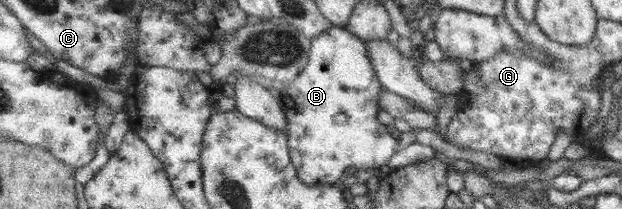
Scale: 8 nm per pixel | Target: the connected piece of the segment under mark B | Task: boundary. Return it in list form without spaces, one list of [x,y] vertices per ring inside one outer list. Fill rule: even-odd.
[[[334,26],[319,37],[313,38],[310,58],[305,69],[297,79],[278,87],[289,123],[287,131],[292,162],[297,168],[298,177],[309,186],[338,184],[346,177],[347,169],[351,167],[365,173],[374,167],[389,166],[391,158],[403,149],[399,145],[399,139],[395,139],[379,121],[383,85],[373,67],[372,58],[369,57],[368,45],[348,27]],[[337,113],[347,115],[347,122],[337,123]]]

